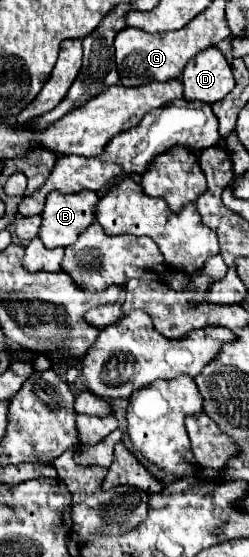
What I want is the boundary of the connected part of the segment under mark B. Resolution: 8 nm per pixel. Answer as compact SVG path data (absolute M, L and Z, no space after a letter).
M82 190L78 194L50 194L42 212L42 232L38 238L46 248L70 246L78 236L96 220L94 208L98 204L98 194Z

